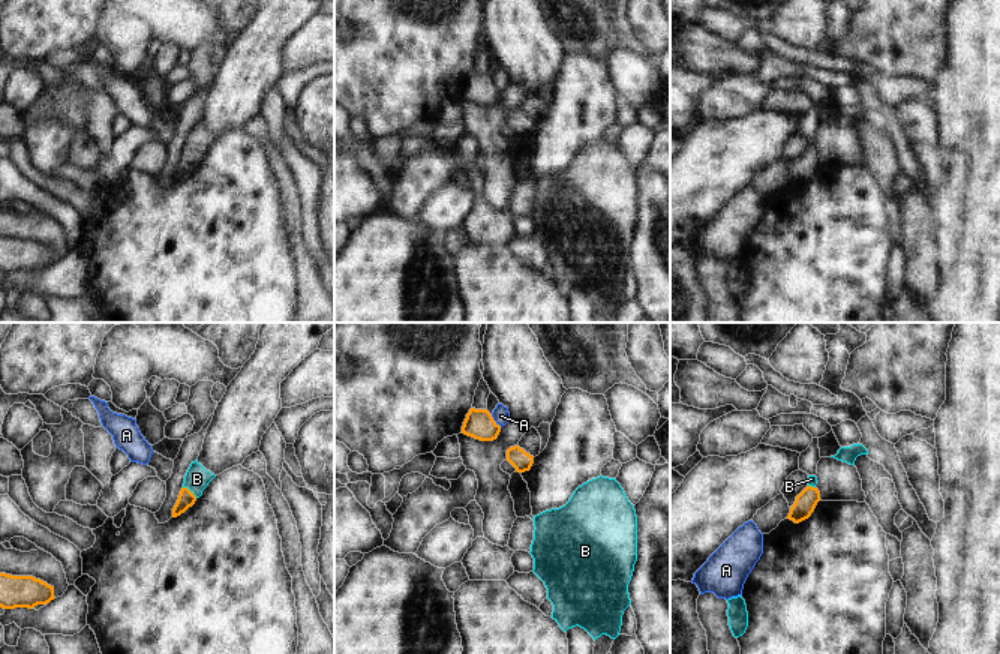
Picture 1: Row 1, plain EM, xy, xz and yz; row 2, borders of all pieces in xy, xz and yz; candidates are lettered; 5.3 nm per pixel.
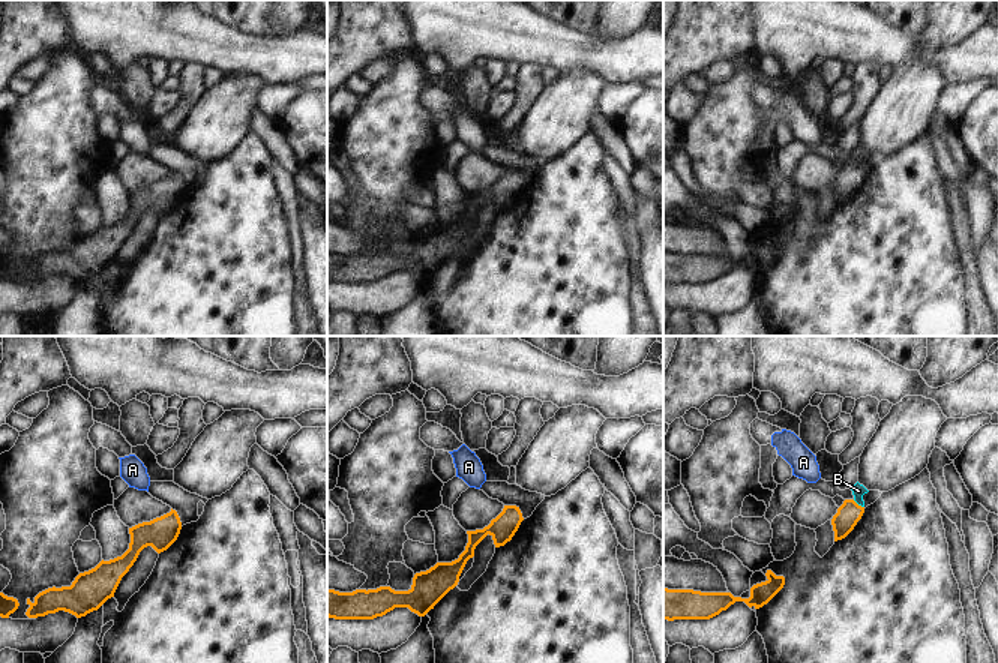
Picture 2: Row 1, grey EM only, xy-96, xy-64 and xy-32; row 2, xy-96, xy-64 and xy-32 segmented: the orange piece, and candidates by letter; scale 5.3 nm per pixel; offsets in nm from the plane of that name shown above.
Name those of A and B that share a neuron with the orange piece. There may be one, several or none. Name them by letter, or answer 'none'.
B

